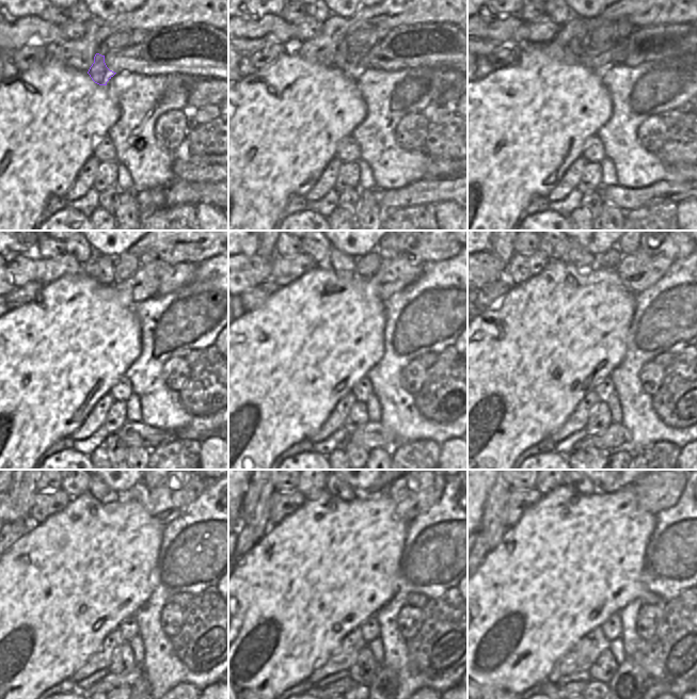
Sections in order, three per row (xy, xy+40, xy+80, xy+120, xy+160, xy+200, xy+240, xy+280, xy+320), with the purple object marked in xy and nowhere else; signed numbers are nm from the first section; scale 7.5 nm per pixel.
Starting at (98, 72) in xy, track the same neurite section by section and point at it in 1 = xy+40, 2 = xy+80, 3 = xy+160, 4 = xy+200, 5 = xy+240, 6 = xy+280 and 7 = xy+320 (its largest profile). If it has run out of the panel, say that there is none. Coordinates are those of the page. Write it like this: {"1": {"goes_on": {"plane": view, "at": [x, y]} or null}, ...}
{"1": {"goes_on": {"plane": "xy+40", "at": [349, 64]}}, "2": {"goes_on": {"plane": "xy+80", "at": [613, 51]}}, "3": {"goes_on": {"plane": "xy+160", "at": [394, 274]}}, "4": {"goes_on": {"plane": "xy+200", "at": [637, 271]}}, "5": {"goes_on": {"plane": "xy+240", "at": [163, 504]}}, "6": {"goes_on": {"plane": "xy+280", "at": [409, 504]}}, "7": {"goes_on": {"plane": "xy+320", "at": [656, 491]}}}

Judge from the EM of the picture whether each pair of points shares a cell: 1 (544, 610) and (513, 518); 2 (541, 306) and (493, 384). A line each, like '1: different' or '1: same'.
1: different
2: same

